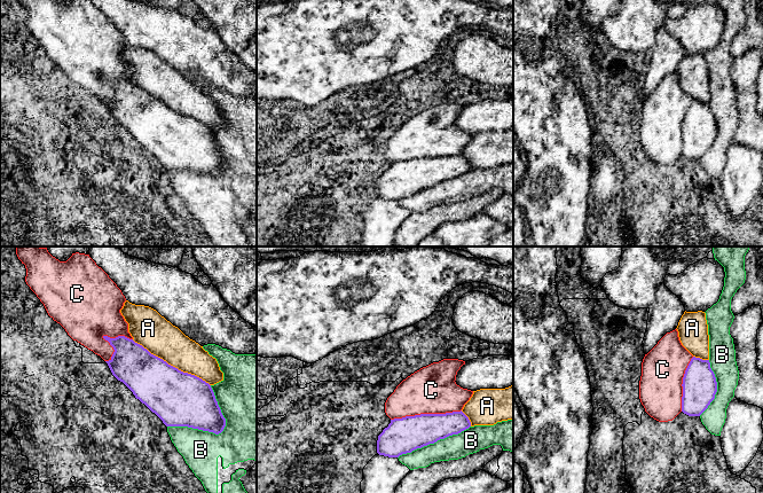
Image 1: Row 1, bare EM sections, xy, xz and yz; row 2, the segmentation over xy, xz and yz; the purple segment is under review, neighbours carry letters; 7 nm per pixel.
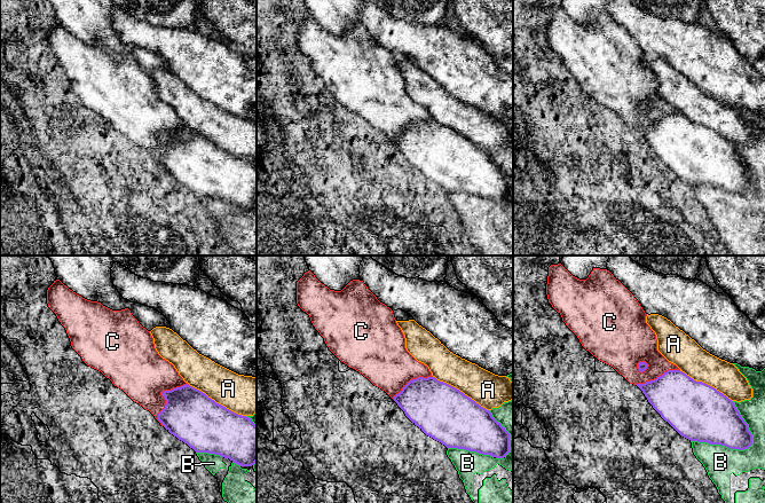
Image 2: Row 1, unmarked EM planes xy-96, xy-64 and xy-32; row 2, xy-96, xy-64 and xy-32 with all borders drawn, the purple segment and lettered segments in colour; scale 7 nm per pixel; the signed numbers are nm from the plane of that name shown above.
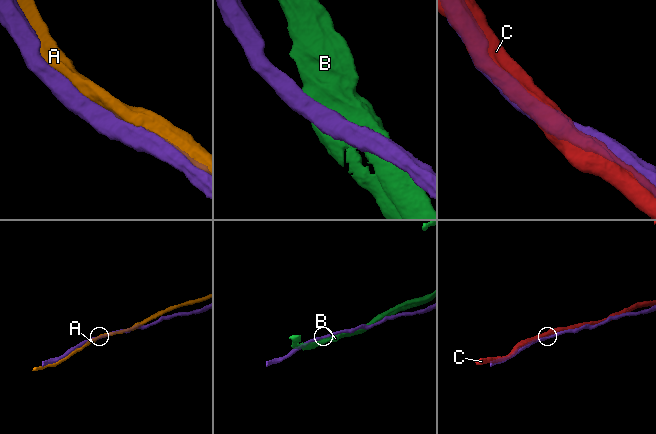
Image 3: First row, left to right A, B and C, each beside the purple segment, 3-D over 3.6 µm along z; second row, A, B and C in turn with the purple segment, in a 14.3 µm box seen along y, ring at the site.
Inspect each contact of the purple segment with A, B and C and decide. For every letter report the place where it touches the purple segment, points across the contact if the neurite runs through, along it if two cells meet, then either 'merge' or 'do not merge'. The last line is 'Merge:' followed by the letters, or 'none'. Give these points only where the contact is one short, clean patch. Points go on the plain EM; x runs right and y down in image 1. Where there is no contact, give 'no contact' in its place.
A: contact xy (170, 108); do not merge
B: contact xy (217, 177); do not merge
C: contact xz (425, 157); merge
Merge: C

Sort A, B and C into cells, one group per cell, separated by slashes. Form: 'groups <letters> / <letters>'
groups A / B / C

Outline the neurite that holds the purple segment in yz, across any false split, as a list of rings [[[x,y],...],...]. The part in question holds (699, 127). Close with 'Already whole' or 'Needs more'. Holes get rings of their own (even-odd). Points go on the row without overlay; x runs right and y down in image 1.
[[[677,72],[667,76],[643,102],[639,142],[659,165],[672,164],[681,155],[700,159],[716,135],[709,103],[693,100],[682,88]]]. Needs more

